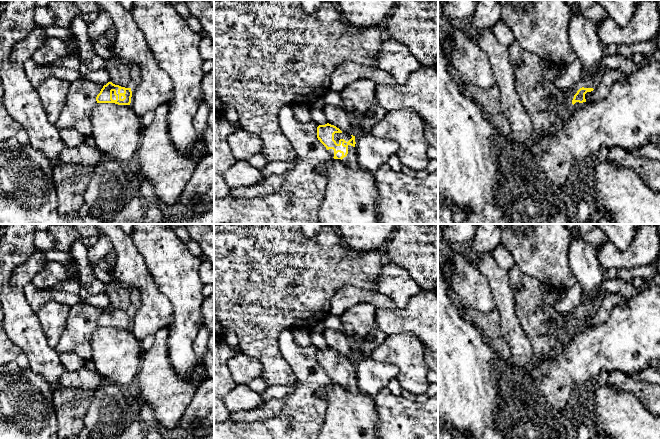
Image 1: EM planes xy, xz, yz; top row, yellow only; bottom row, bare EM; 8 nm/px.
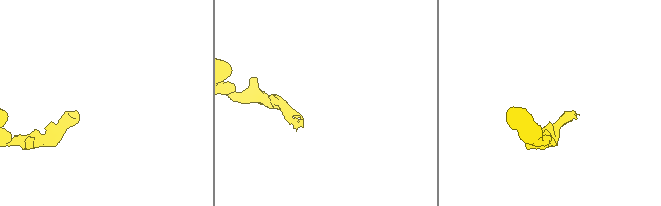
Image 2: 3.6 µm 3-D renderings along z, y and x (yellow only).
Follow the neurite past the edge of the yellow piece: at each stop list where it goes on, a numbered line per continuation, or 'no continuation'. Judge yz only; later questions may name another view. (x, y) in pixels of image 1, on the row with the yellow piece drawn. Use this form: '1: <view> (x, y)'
1: yz (610, 76)

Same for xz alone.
1: xz (337, 136)

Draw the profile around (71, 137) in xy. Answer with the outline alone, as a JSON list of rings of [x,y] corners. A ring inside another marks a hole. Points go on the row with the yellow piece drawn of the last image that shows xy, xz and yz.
[[[73,128],[60,129],[60,136],[65,146],[68,147],[76,147],[84,143],[85,140],[85,135],[79,133],[76,129]]]

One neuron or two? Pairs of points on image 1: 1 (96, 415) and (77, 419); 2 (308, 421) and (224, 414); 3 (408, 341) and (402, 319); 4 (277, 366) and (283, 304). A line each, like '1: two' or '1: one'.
1: two
2: two
3: two
4: one

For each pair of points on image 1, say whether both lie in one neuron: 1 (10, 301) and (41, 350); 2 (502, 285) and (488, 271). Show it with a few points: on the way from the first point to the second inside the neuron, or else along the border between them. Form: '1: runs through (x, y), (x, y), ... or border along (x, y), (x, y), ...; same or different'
1: runs through (17, 313), (28, 327), (30, 338); same
2: runs through (499, 282), (491, 274); same

